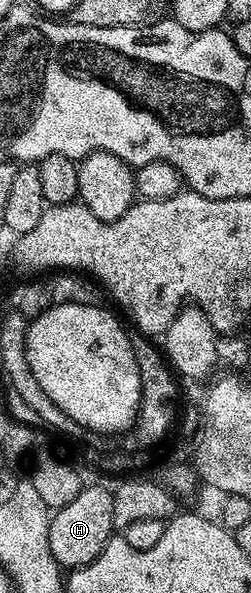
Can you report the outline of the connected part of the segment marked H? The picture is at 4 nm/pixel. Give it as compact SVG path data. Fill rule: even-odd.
M95 484L85 486L81 494L69 502L69 506L58 509L51 517L49 526L49 548L60 569L74 570L83 568L105 550L105 546L113 539L116 531L113 522L113 492L110 487L102 488Z

